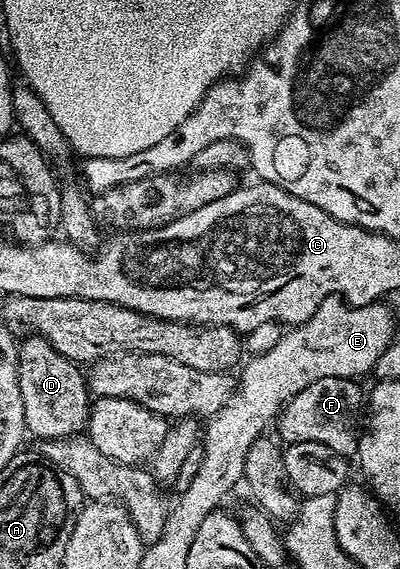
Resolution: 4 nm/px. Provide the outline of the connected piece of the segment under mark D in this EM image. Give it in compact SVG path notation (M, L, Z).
M30 335L26 337L26 342L22 341L18 345L18 364L19 368L19 388L20 395L23 397L23 412L24 412L24 422L26 431L33 437L33 435L37 436L36 439L39 440L53 440L55 438L67 438L78 435L82 433L86 429L86 424L89 419L89 410L91 405L91 394L88 390L88 383L84 373L80 372L82 370L76 363L70 361L69 358L63 357L61 353L55 352L53 348L51 348L48 341L45 338L40 338L37 335Z

